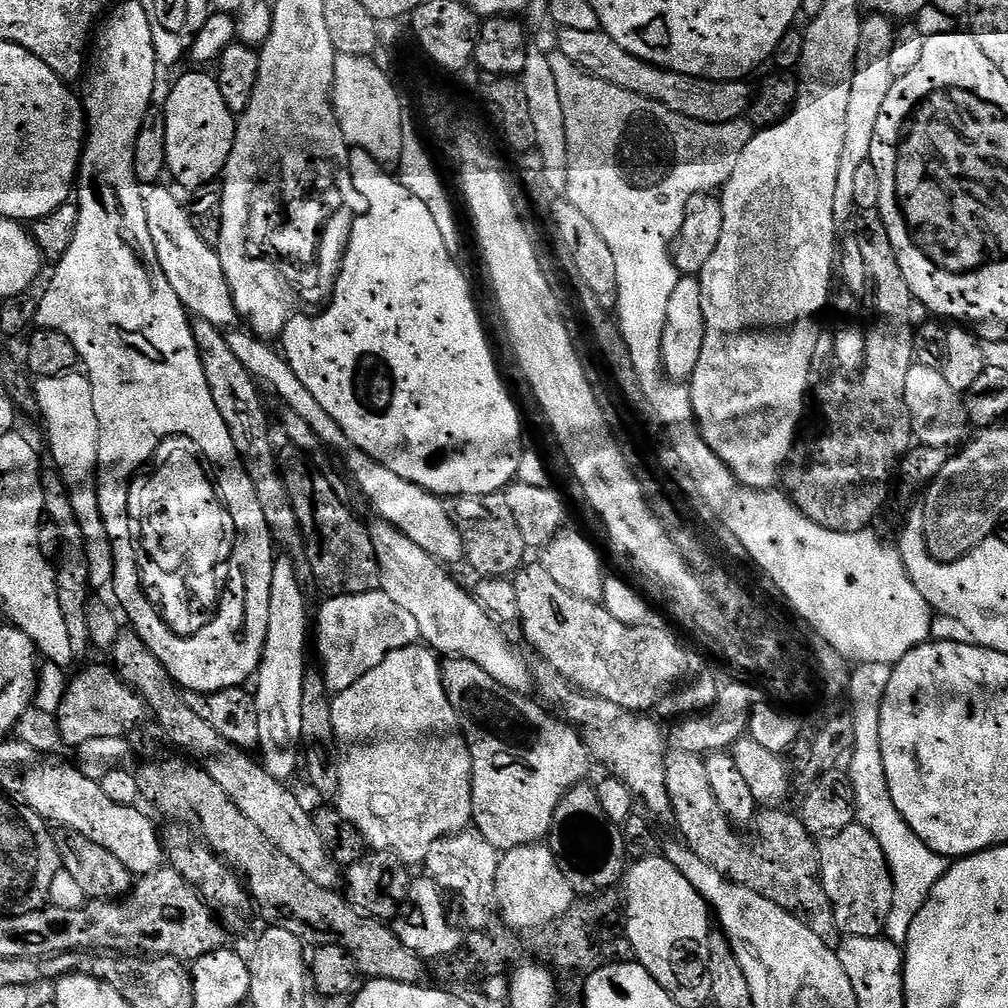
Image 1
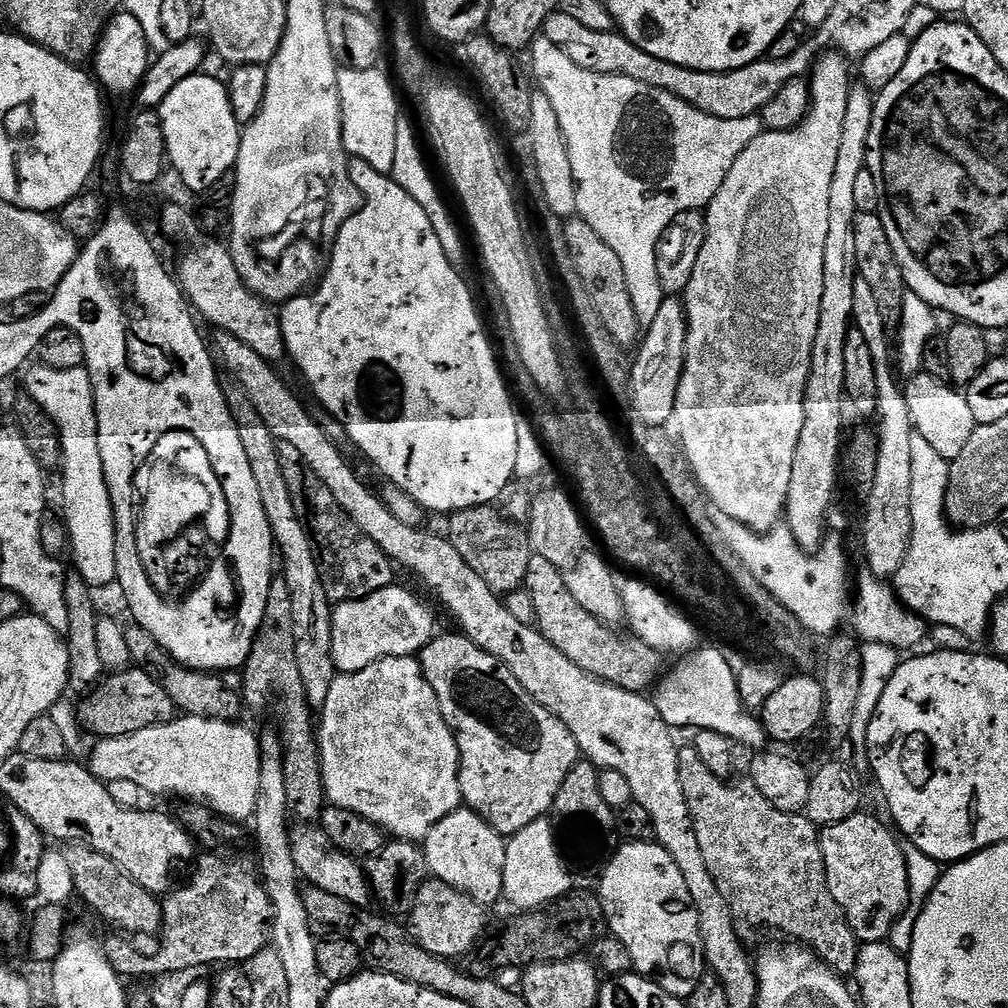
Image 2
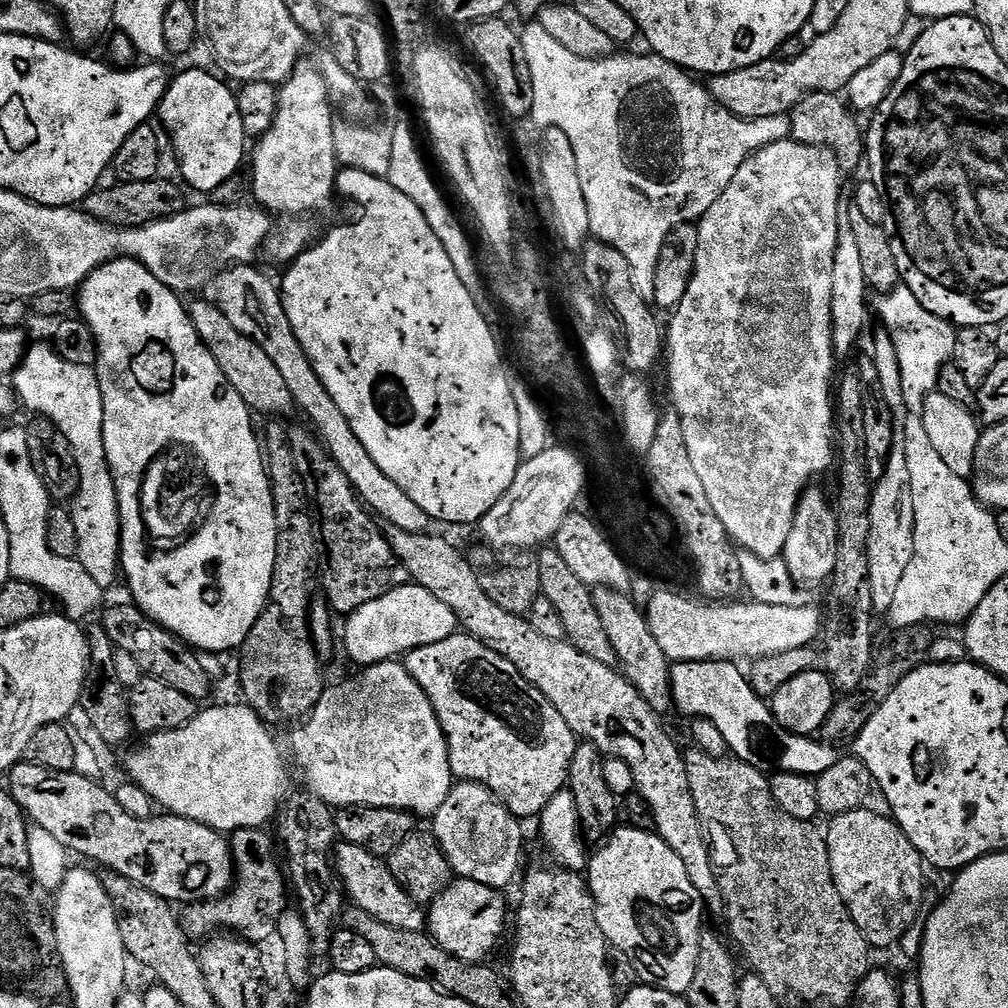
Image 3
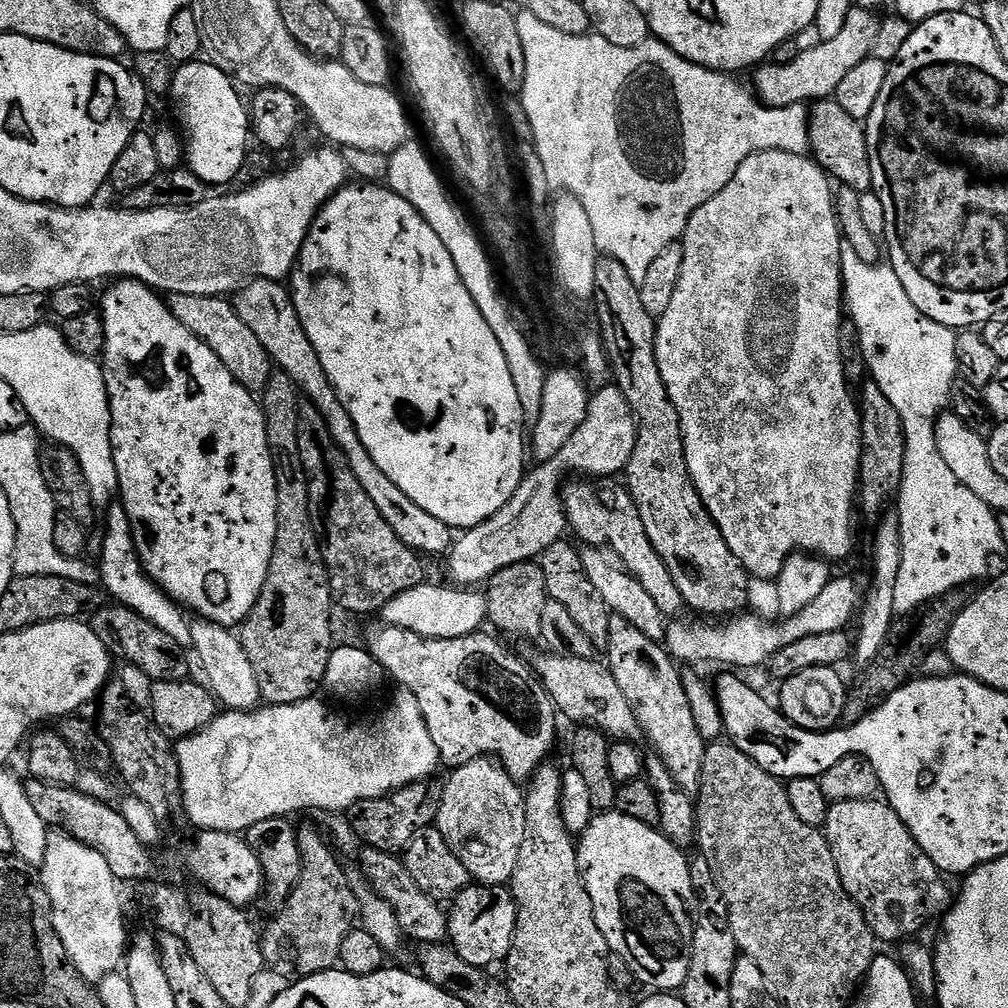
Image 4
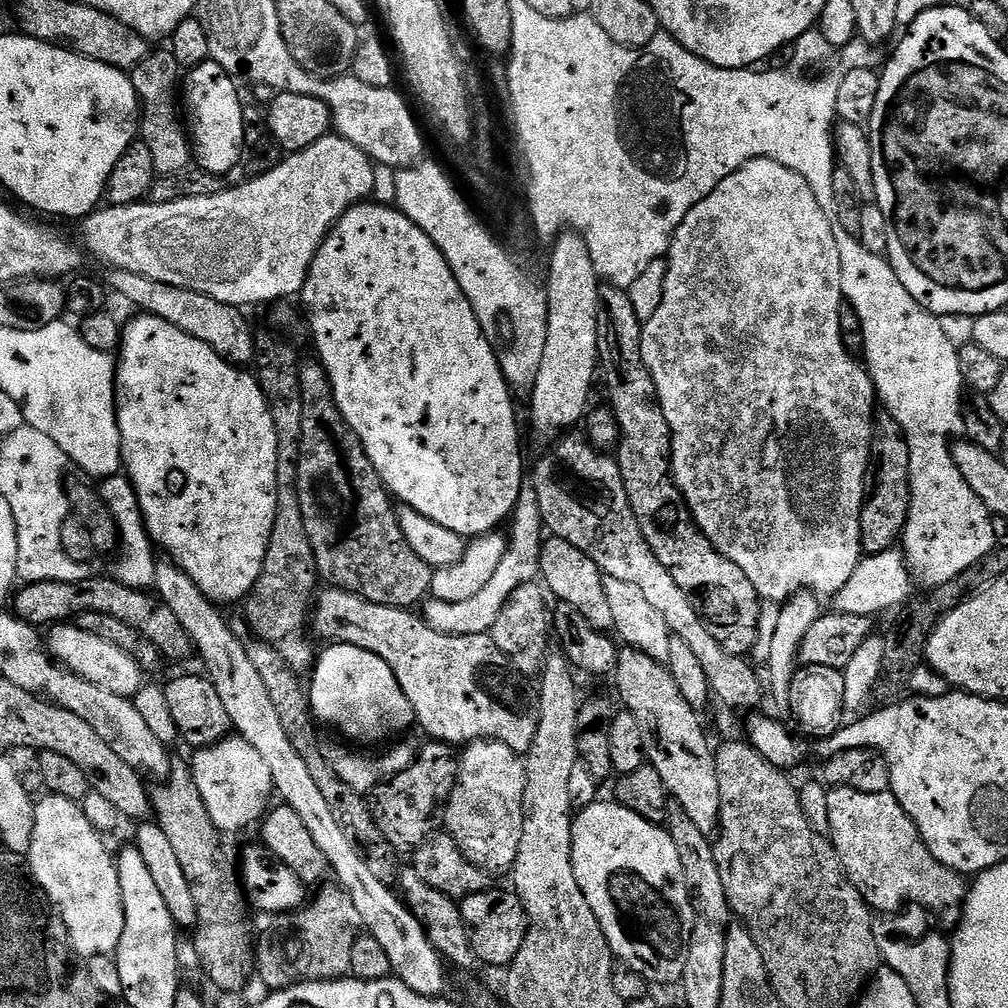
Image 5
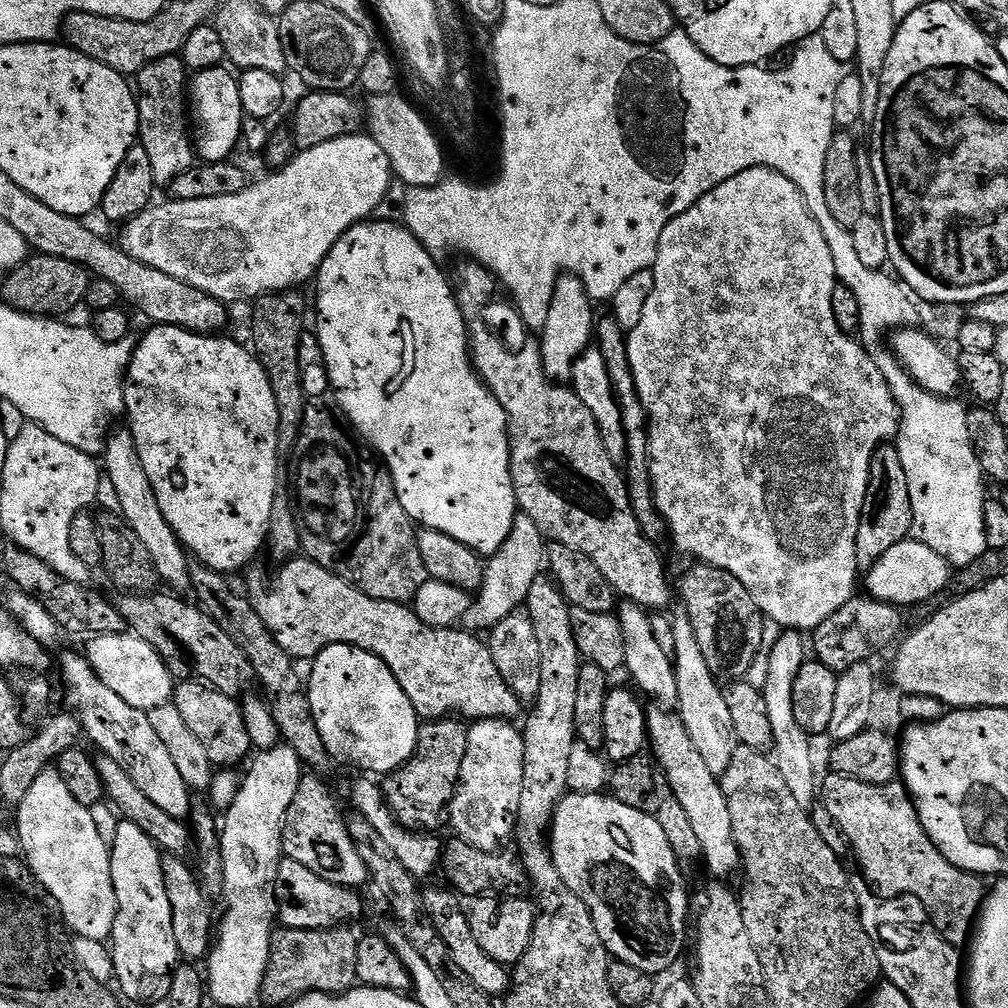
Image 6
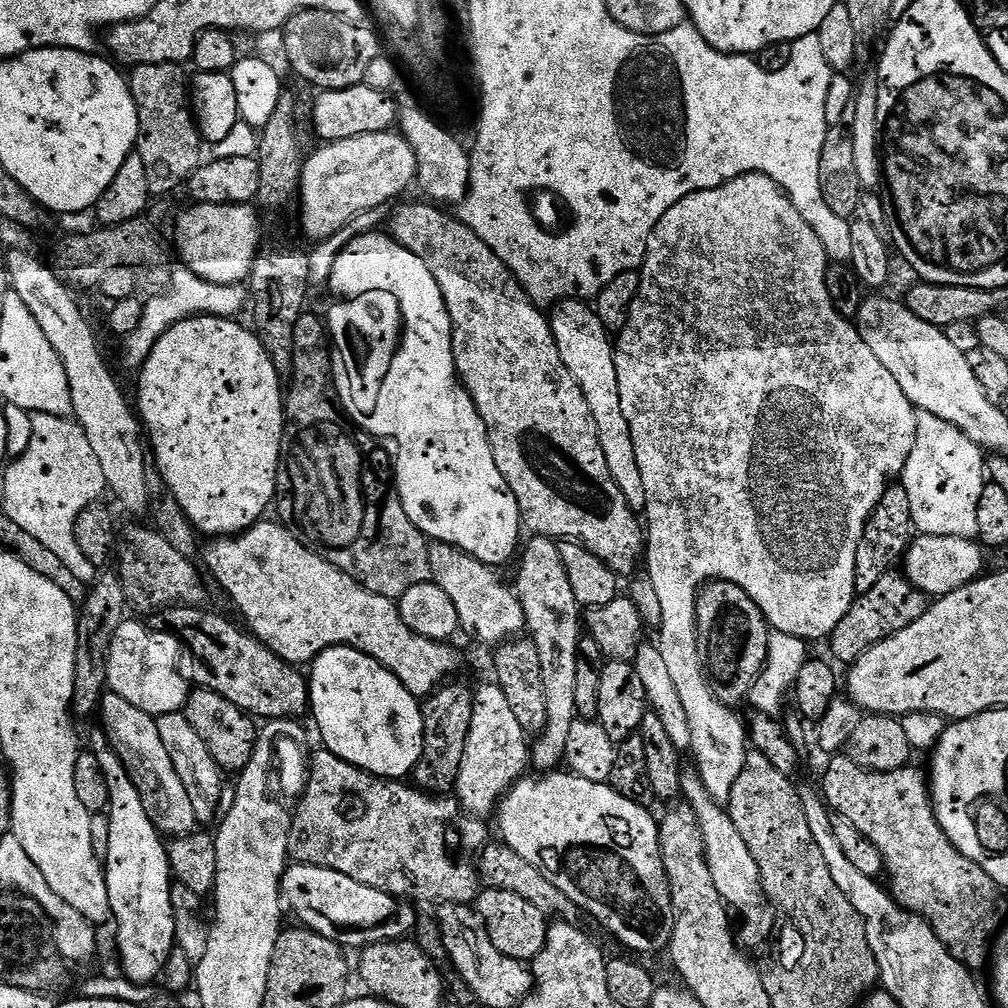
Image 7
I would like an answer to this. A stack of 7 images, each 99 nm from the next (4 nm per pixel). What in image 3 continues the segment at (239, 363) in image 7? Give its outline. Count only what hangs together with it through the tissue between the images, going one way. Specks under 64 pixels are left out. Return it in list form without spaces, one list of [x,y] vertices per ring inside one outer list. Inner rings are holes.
[[[110,258],[80,285],[78,312],[96,339],[94,371],[104,396],[104,445],[120,497],[120,566],[123,579],[128,579],[128,588],[132,591],[131,603],[197,653],[229,654],[244,647],[254,622],[258,622],[268,604],[278,526],[262,440],[252,429],[254,413],[238,398],[238,390],[226,382],[222,370],[218,370],[214,354],[210,354],[202,338],[198,338],[185,301],[180,300],[183,299],[158,282],[158,278],[137,260]],[[168,440],[192,444],[192,448],[208,460],[208,472],[212,472],[212,480],[216,480],[216,488],[220,488],[218,502],[222,507],[218,509],[218,520],[211,520],[188,548],[180,548],[180,552],[168,556],[168,560],[148,560],[148,556],[144,556],[144,528],[140,528],[136,488],[140,488],[144,464],[148,464],[148,460],[160,452],[160,444],[168,444]]]

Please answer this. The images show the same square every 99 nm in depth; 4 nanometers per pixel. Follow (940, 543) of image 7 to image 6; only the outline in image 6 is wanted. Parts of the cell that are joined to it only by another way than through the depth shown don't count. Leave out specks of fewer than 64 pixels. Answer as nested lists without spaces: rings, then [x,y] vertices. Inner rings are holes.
[[[909,538],[898,542],[898,546],[878,558],[876,565],[866,574],[866,592],[873,600],[881,600],[887,604],[924,604],[927,600],[934,599],[947,586],[952,575],[954,572],[948,560],[938,554],[938,550],[930,550],[930,546]]]

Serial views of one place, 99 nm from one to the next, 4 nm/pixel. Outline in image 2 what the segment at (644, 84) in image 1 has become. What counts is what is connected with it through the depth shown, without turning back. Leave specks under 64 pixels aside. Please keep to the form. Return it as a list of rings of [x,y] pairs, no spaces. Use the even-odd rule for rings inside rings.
[[[559,10],[553,12],[544,23],[542,36],[561,48],[570,58],[570,62],[578,62],[582,70],[629,76],[634,78],[634,82],[646,82],[646,86],[666,90],[682,98],[682,102],[690,102],[690,106],[702,110],[702,114],[727,120],[763,113],[764,107],[778,94],[778,90],[782,90],[782,86],[786,86],[786,82],[807,77],[818,60],[815,46],[808,44],[805,48],[790,53],[788,60],[761,58],[750,66],[742,66],[729,72],[690,70],[686,66],[674,66],[674,62],[662,62],[662,58],[654,58],[654,54],[646,54],[646,50],[638,50],[638,46],[620,35],[619,31],[590,30],[587,26],[581,26],[575,18],[570,18],[570,14]]]

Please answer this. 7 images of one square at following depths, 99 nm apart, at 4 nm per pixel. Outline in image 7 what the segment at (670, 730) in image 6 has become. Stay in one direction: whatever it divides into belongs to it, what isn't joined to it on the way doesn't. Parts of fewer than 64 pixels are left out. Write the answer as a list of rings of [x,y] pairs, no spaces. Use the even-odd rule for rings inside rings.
[[[695,770],[685,771],[683,799],[688,799],[690,809],[697,826],[702,830],[704,856],[710,866],[710,878],[714,878],[714,886],[718,886],[718,894],[722,894],[724,903],[736,908],[744,915],[743,943],[756,948],[768,935],[774,932],[774,916],[770,911],[767,896],[764,894],[762,874],[758,870],[758,862],[754,862],[754,854],[750,854],[750,846],[746,846],[742,834],[738,834],[738,826],[734,826],[732,815],[721,801],[715,800],[706,790],[700,773]]]

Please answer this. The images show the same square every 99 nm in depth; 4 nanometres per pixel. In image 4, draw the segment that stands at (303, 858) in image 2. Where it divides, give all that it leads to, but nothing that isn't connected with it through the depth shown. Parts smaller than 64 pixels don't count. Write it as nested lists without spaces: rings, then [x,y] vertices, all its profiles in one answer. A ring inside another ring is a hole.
[[[365,847],[364,857],[360,864],[364,867],[363,879],[368,881],[373,893],[378,895],[396,910],[396,917],[400,923],[400,931],[405,937],[416,940],[417,945],[442,944],[448,940],[448,914],[437,897],[426,894],[414,878],[406,870],[403,859],[391,852],[383,852],[377,848]]]

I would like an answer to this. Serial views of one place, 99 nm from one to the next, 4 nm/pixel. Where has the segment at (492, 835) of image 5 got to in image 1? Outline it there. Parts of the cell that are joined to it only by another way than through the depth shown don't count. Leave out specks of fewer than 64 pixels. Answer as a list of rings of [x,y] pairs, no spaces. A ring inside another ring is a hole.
[[[475,830],[456,832],[452,836],[443,836],[434,846],[426,861],[427,875],[440,887],[445,897],[460,907],[464,920],[472,930],[483,930],[497,919],[496,879],[501,853],[497,852],[482,834]]]

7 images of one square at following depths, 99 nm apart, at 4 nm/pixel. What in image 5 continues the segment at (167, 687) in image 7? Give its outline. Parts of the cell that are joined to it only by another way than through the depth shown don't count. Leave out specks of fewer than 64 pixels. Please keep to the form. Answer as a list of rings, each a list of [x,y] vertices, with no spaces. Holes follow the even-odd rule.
[[[61,622],[51,629],[46,636],[46,648],[53,660],[59,662],[68,671],[86,678],[86,682],[101,684],[110,690],[110,694],[118,694],[129,698],[145,683],[146,676],[133,656],[118,650],[118,646],[110,646],[101,636],[86,634],[86,630],[77,628],[75,623]]]

